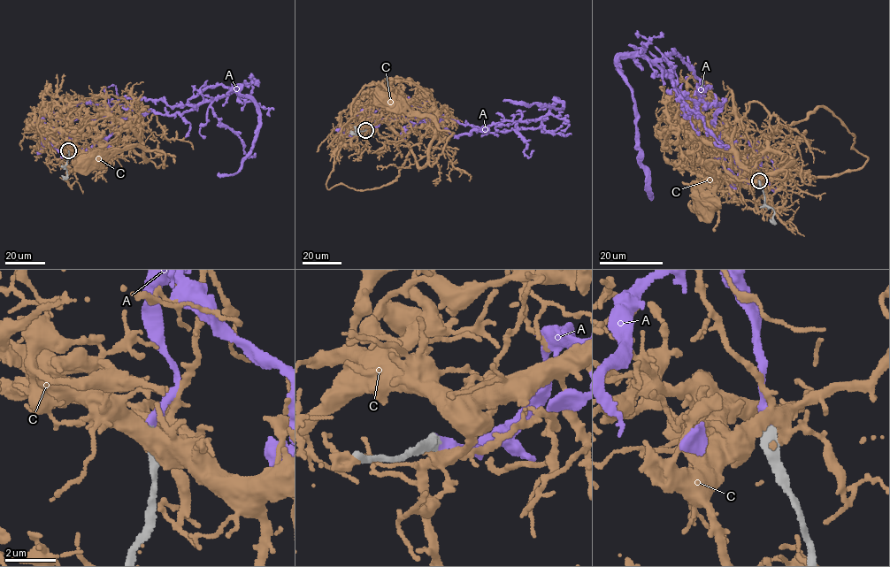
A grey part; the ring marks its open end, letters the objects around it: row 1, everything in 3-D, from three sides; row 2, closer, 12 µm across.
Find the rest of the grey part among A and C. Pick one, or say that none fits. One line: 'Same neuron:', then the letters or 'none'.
Same neuron: A

